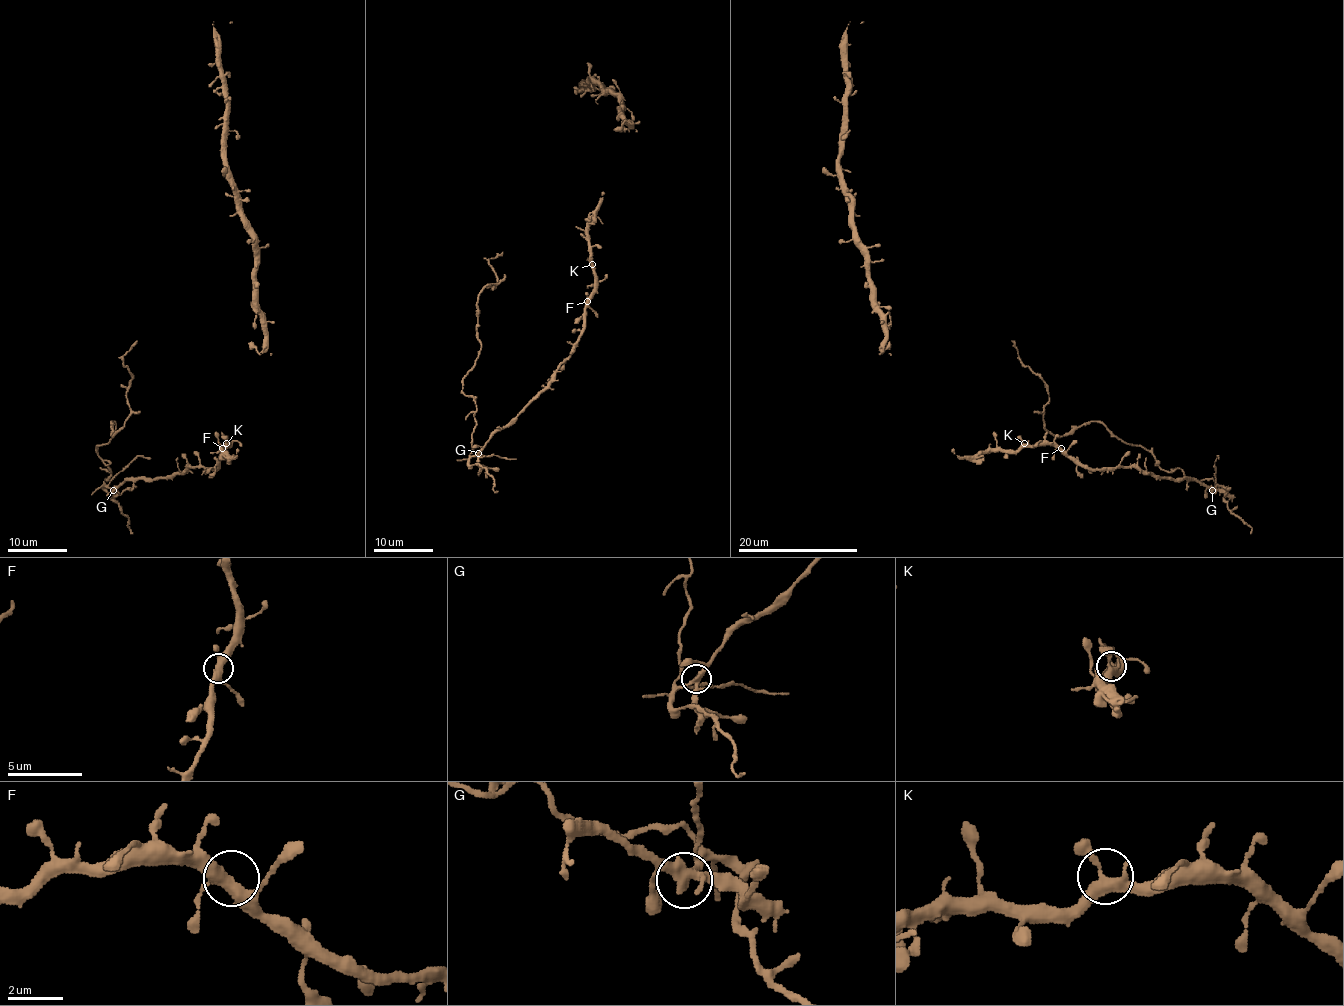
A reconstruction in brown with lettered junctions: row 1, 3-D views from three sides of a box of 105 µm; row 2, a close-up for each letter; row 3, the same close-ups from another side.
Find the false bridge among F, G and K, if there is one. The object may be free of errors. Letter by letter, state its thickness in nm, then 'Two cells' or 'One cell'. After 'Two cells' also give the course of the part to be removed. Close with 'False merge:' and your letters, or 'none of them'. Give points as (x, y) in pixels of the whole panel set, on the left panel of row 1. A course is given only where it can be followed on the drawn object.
F: Thickness 360 nm. One cell
G: Thickness 320 nm. Two cells. Course of the part to remove: (113, 490), (96, 448), (111, 439), (111, 421), (113, 436), (131, 412), (123, 357), (137, 340)
K: Thickness 360 nm. One cell
False merge: G

